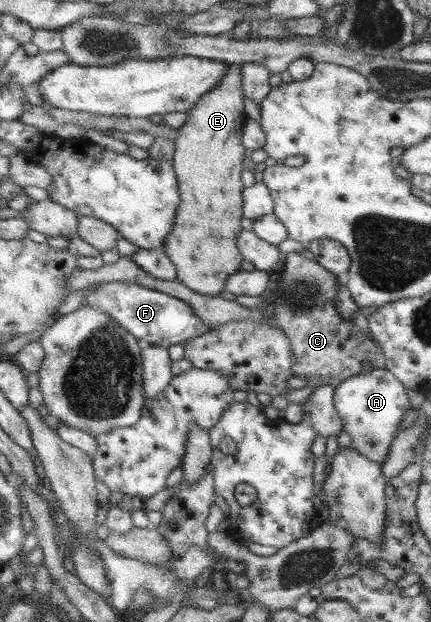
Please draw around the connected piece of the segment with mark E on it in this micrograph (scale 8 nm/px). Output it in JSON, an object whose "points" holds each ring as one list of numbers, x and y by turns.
{"points":[[230,64,222,82,202,96,198,105,190,111,190,121,178,130,180,138,177,141,175,167,182,191,182,206,178,210,178,218,174,231,168,237,164,250,178,264,179,281,202,295,219,297,227,290,227,282,231,275,242,271,246,261,244,253,238,245,238,236,242,234,242,219,245,217,245,190,242,183,244,161,250,149,244,141,244,125,248,121,246,113,246,96,244,87,244,66]]}

